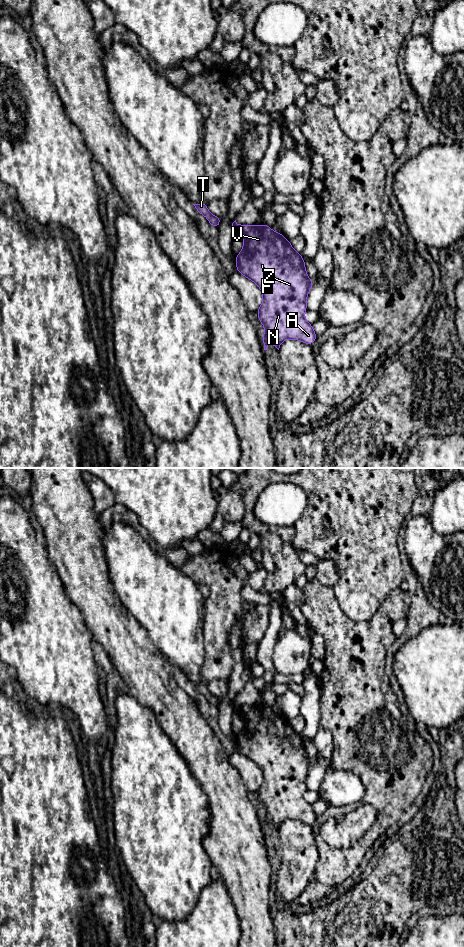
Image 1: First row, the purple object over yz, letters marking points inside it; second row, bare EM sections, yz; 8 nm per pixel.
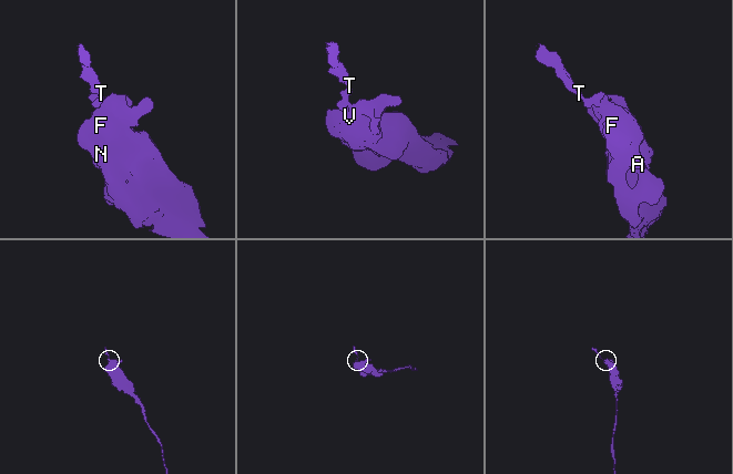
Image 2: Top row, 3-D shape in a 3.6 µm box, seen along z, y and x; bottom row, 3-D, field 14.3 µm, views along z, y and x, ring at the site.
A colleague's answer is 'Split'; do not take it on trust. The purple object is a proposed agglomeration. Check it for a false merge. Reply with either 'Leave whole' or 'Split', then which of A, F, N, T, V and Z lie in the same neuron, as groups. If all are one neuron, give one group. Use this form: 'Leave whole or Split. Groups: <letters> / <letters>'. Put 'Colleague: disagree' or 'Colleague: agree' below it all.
Split. Groups: A F N V Z / T
Colleague: agree

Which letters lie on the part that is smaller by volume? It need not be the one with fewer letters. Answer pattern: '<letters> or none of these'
T

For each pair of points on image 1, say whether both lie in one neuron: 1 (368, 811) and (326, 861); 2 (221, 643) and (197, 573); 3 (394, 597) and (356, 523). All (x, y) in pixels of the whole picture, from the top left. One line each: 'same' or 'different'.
1: different
2: same
3: different

